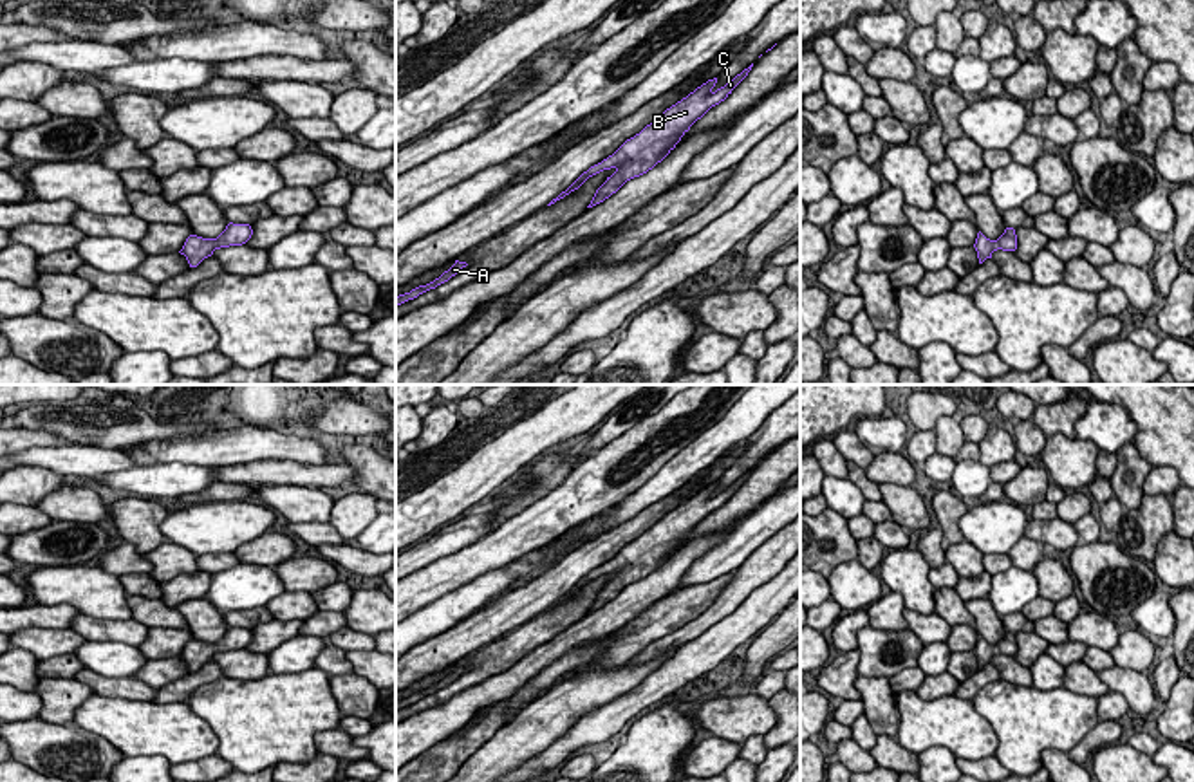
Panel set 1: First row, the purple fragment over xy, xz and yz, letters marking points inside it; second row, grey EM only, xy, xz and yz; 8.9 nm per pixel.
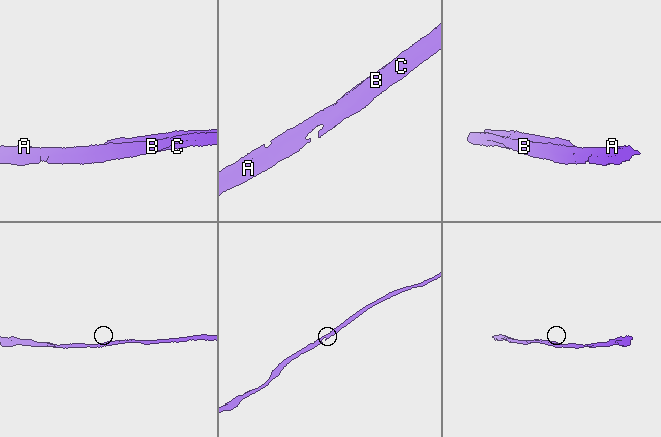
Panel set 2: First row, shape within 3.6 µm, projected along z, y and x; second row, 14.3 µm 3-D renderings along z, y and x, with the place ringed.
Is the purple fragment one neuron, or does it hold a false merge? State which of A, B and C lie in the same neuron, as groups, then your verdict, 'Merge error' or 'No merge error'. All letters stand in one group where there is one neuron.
Groups: A B C. No merge error

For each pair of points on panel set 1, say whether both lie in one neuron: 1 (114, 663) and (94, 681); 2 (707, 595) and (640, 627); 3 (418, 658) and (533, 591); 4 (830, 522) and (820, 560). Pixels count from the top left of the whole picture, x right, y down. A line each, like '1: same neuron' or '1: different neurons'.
1: different neurons
2: same neuron
3: same neuron
4: same neuron

